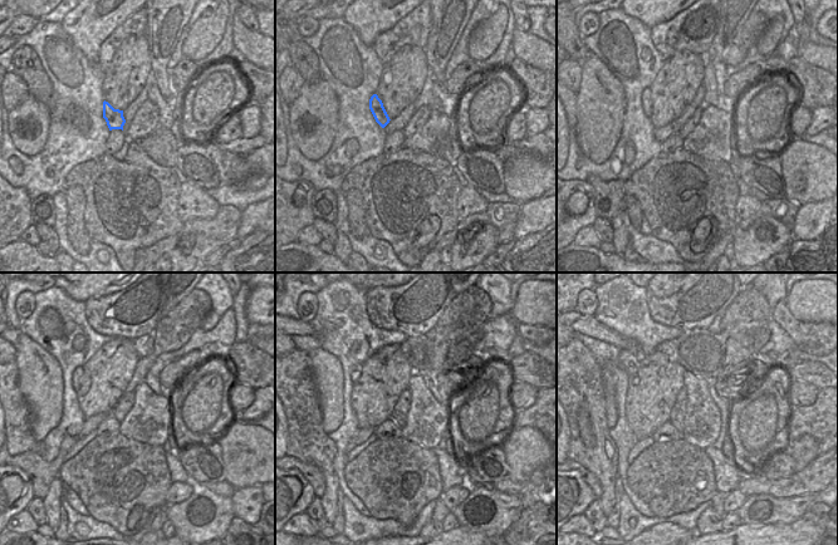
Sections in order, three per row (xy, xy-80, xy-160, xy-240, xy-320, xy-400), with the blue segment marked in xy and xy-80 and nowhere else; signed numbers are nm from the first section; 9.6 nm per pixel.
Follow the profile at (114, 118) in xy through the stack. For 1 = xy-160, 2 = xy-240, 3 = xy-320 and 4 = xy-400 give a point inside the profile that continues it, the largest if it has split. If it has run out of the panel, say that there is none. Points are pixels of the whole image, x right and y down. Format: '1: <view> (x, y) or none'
1: xy-160 (646, 94)
2: xy-240 (77, 374)
3: xy-320 (356, 369)
4: xy-400 (628, 361)

